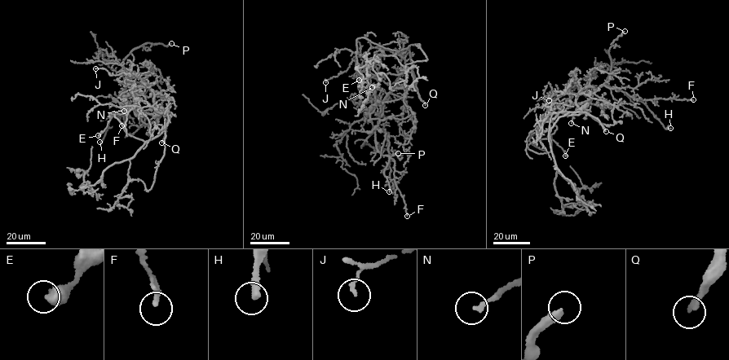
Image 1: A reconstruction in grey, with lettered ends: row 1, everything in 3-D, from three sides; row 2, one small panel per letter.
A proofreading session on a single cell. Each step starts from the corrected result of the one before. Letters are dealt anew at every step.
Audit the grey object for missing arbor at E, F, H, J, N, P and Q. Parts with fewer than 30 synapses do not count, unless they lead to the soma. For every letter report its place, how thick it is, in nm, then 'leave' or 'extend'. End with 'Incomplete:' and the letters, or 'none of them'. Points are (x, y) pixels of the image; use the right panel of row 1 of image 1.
E: (565, 155) | 600 nm | leave
F: (693, 99) | 260 nm | leave
H: (670, 128) | 340 nm | extend
J: (549, 100) | 150 nm | leave
N: (571, 123) | 200 nm | leave
P: (625, 31) | 320 nm | extend
Q: (606, 131) | 280 nm | extend
Incomplete: H, P, Q

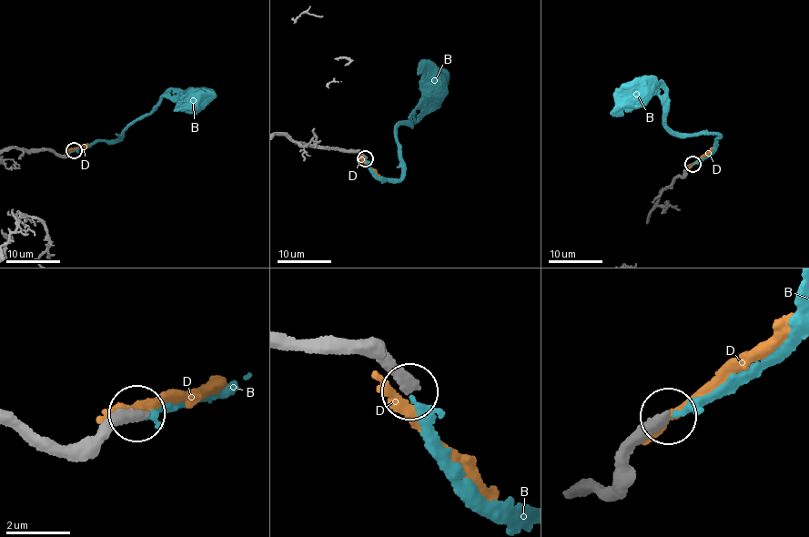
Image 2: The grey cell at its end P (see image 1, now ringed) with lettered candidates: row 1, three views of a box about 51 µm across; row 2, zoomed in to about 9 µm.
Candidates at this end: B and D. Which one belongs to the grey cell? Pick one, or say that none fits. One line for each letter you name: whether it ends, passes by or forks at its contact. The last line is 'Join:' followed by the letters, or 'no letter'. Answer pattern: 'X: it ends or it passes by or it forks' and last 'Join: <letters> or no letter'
B: it passes by
Join: B

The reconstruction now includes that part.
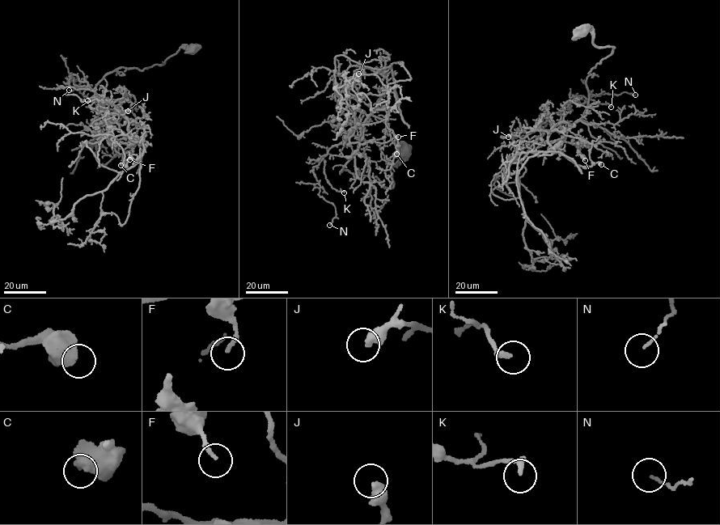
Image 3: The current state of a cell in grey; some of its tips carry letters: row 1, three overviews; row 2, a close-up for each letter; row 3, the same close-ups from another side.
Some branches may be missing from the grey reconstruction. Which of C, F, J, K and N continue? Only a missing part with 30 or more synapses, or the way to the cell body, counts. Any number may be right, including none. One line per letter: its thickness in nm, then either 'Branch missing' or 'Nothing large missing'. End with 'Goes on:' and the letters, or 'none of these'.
C: Thickness 480 nm. Nothing large missing
F: Thickness 160 nm. Nothing large missing
J: Thickness 460 nm. Nothing large missing
K: Thickness 240 nm. Nothing large missing
N: Thickness 100 nm. Nothing large missing
Goes on: none of these

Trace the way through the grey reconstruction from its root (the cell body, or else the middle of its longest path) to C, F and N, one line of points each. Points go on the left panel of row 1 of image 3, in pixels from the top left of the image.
C: (193, 48), (143, 69), (119, 67), (95, 87), (102, 107), (119, 110), (137, 129), (120, 165)
F: (193, 48), (119, 67), (95, 87), (133, 139), (94, 127), (129, 159)
N: (193, 48), (109, 72), (95, 90), (109, 114), (74, 74), (68, 82), (80, 88), (69, 90)

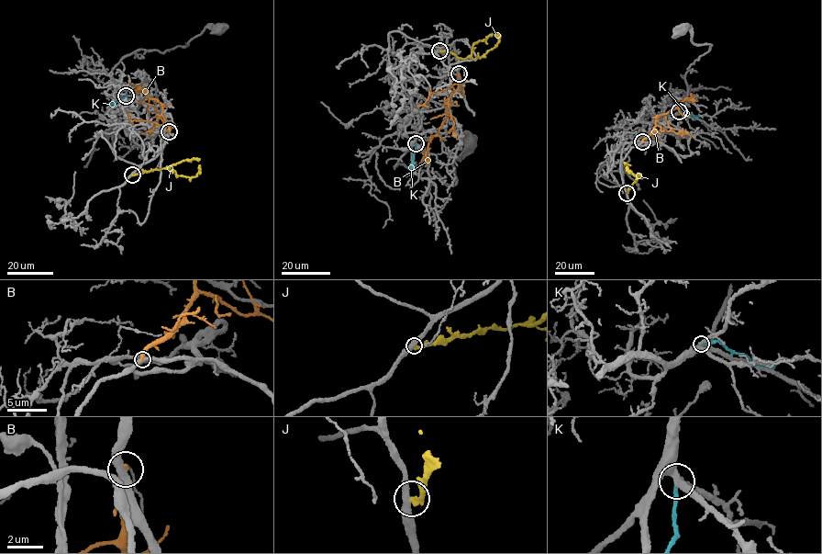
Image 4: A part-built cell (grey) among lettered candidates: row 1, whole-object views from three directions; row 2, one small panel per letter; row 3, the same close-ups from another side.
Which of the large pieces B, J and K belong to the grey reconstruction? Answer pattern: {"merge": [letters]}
{"merge": []}

